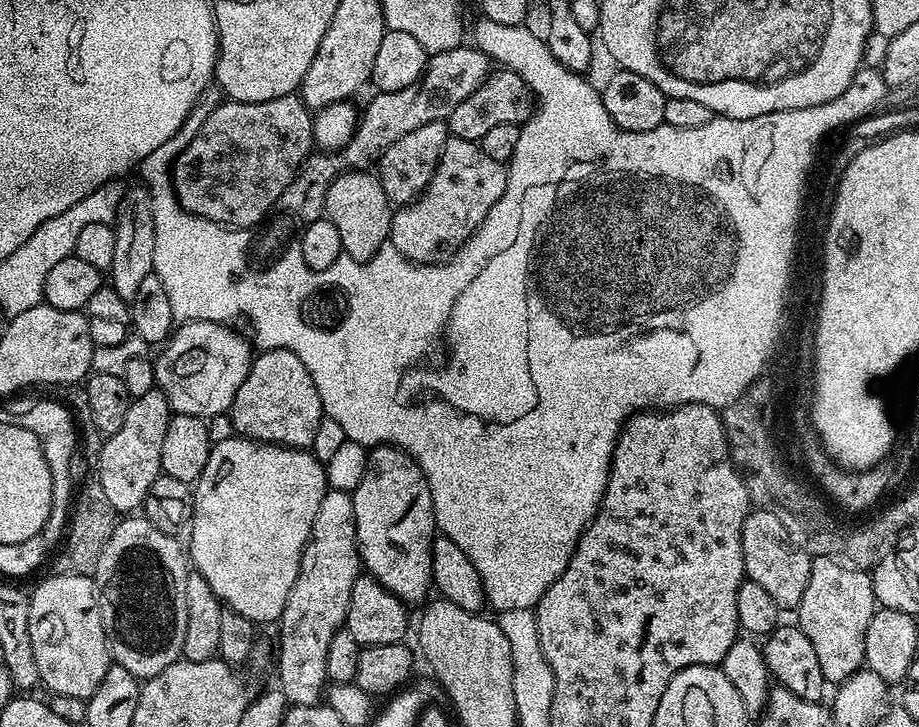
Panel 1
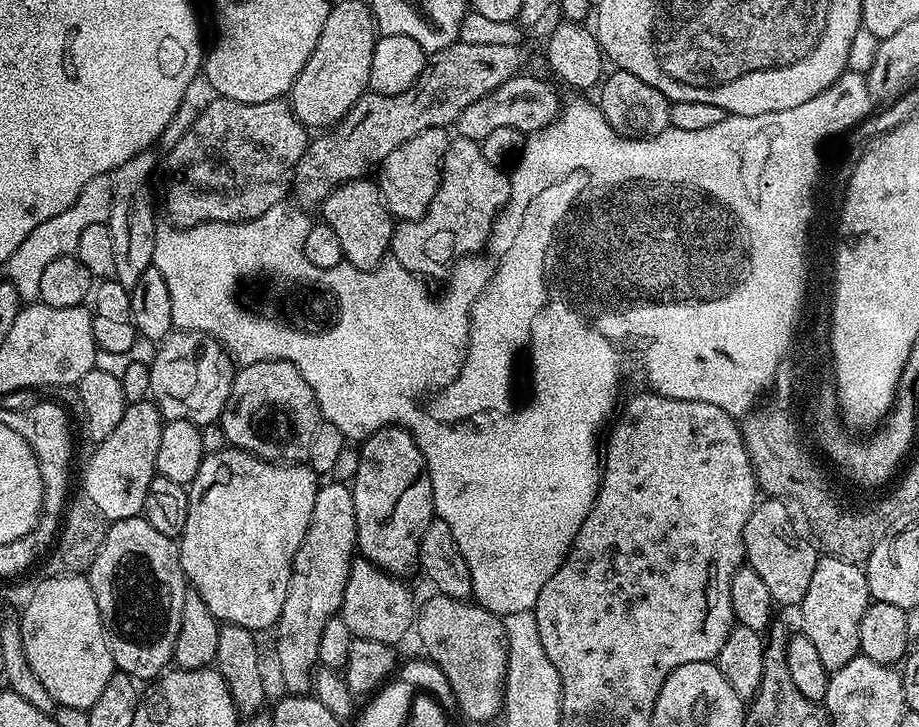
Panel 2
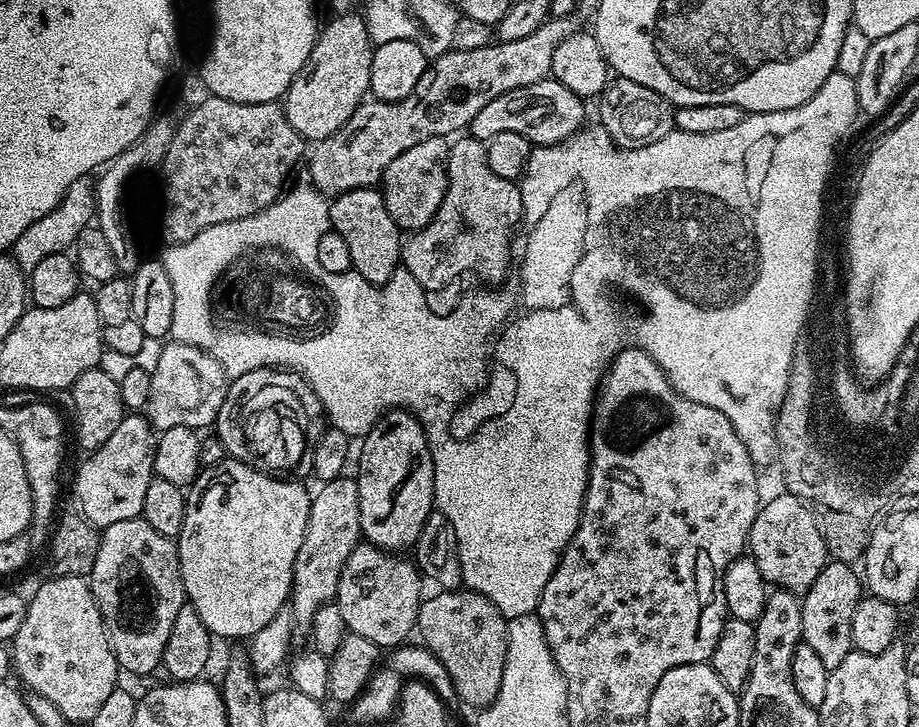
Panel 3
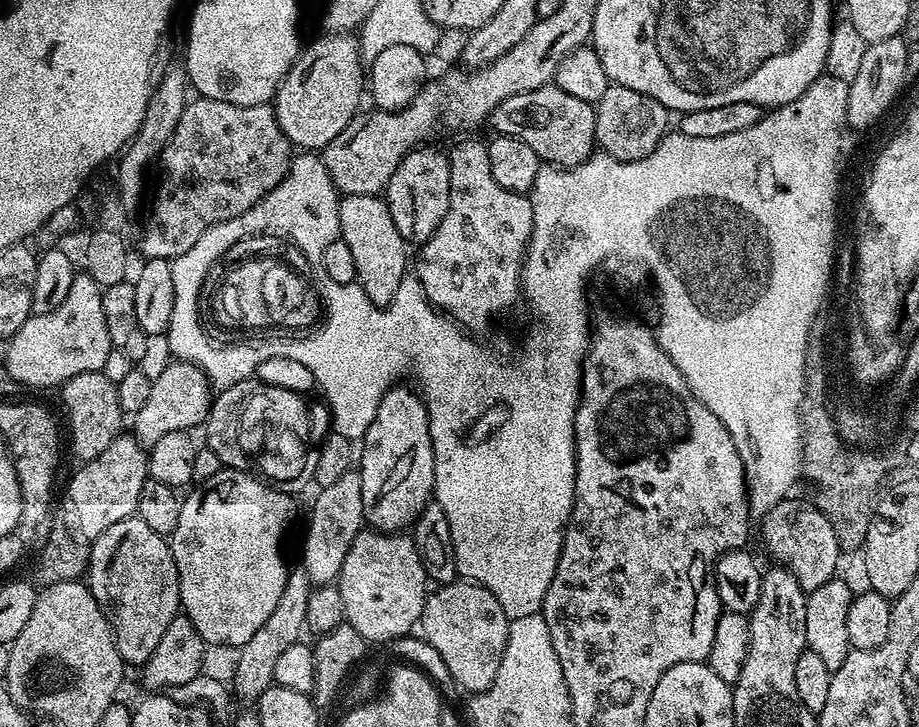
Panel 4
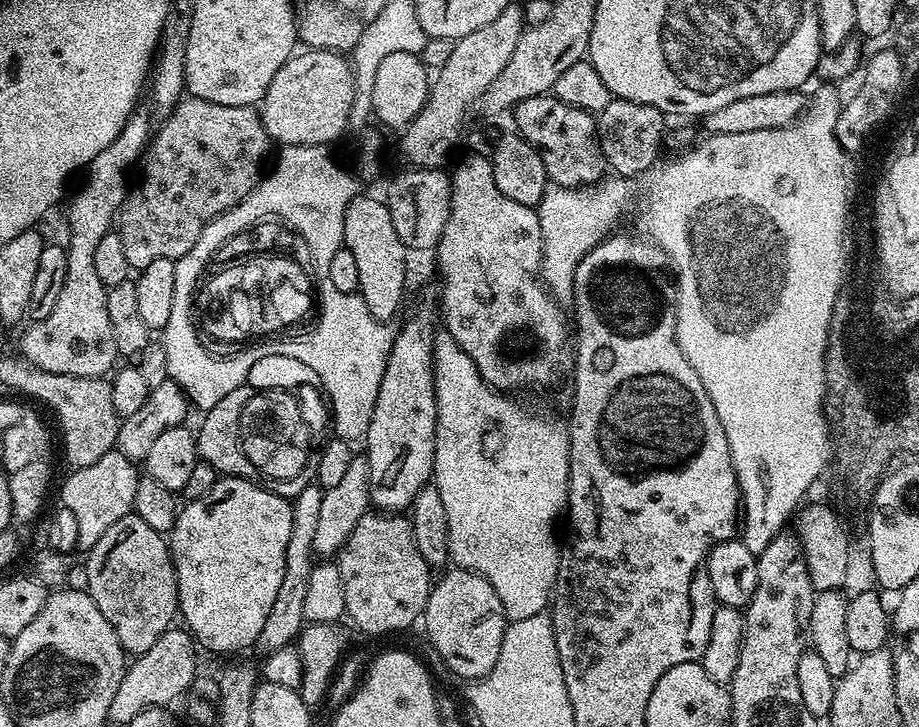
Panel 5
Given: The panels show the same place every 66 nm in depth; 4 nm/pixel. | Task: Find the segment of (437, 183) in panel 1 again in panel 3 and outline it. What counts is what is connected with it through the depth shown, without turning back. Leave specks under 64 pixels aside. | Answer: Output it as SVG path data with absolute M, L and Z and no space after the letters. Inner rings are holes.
M460 134L449 143L448 146L448 185L446 186L446 194L442 198L442 206L438 206L438 210L434 214L434 218L420 232L413 232L400 245L400 258L402 267L407 272L414 274L414 278L425 290L432 288L444 288L451 280L459 278L463 272L473 272L480 280L485 280L485 285L496 286L500 279L508 272L508 239L512 236L512 227L524 216L524 207L522 206L522 198L517 181L507 180L506 178L498 178L498 174L494 174L494 170L490 170L490 162L486 162L486 150L484 149L485 141L476 139L471 134Z

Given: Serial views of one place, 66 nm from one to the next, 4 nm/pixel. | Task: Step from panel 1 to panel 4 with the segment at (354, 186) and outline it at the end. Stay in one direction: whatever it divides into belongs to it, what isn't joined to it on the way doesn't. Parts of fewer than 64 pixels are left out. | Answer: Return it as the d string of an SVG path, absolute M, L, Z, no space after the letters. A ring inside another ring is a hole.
M354 194L353 196L341 195L339 201L340 208L334 213L334 220L340 223L339 239L344 240L346 246L350 246L350 251L354 257L354 266L356 267L355 283L360 285L360 289L364 291L366 298L370 298L370 302L384 308L394 298L394 294L398 294L398 286L406 278L407 272L404 271L407 268L409 271L409 245L402 238L402 234L398 234L398 226L394 226L394 218L390 218L387 200L370 194Z

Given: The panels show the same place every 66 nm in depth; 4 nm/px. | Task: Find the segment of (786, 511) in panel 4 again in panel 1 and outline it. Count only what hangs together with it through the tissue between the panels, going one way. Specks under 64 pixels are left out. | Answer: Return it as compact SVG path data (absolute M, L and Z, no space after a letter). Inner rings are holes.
M752 510L744 520L742 526L742 558L744 559L744 575L749 580L758 582L758 586L766 589L766 594L774 598L774 602L781 610L799 609L802 594L806 594L806 582L810 582L813 557L804 552L794 543L789 529L784 529L784 524L775 516L772 510Z

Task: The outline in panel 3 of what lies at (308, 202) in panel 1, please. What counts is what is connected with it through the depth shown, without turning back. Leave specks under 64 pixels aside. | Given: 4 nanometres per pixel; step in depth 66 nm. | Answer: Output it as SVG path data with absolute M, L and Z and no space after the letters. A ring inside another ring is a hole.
M572 16L549 18L534 30L534 34L526 34L526 38L489 42L482 48L470 50L446 51L429 63L422 78L418 78L418 86L414 86L406 98L365 99L334 134L311 145L307 157L307 179L311 187L318 189L321 196L331 198L350 190L379 185L386 166L390 166L398 154L410 150L410 146L418 146L418 142L426 138L448 138L463 133L471 125L474 114L478 114L482 106L494 102L498 94L530 86L551 73L554 49L571 32L577 31L578 24L574 21Z

